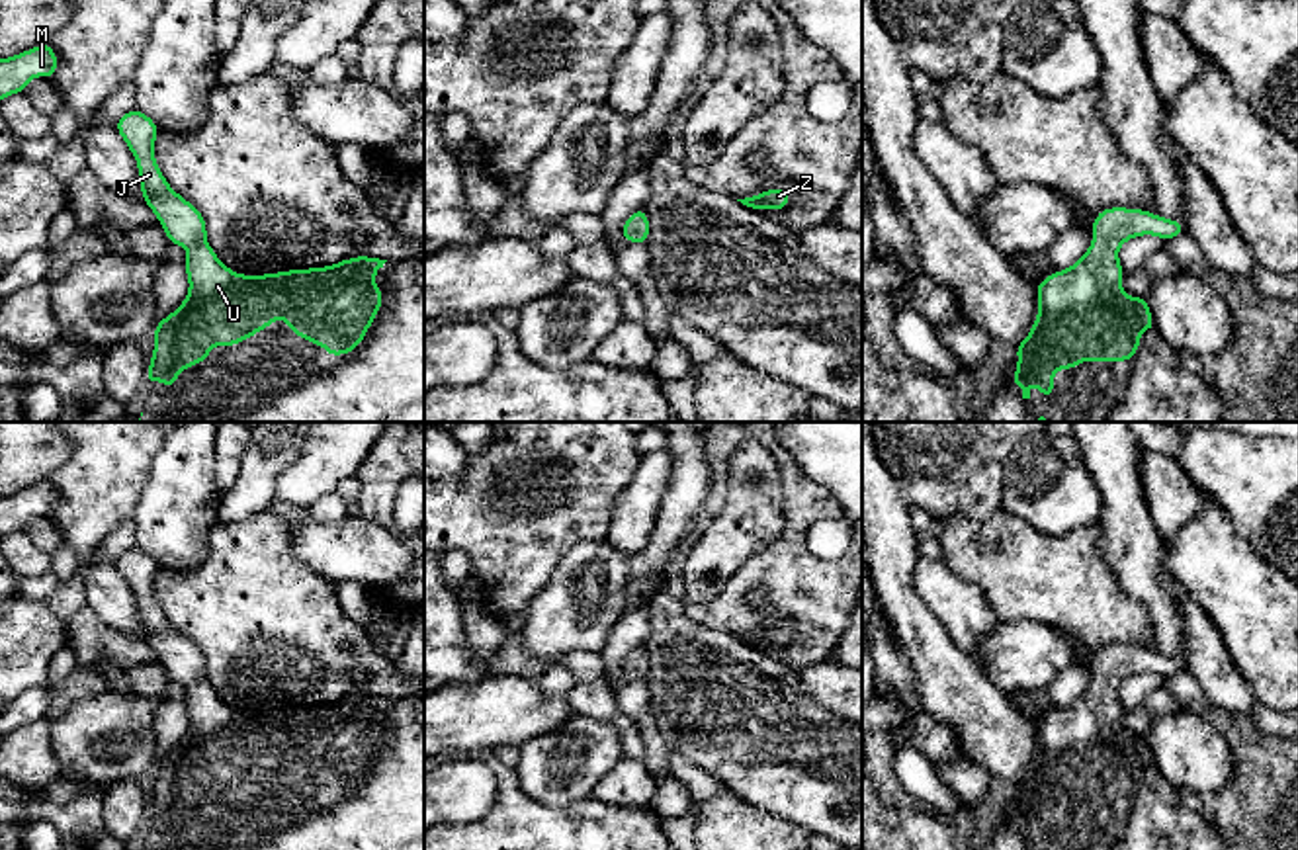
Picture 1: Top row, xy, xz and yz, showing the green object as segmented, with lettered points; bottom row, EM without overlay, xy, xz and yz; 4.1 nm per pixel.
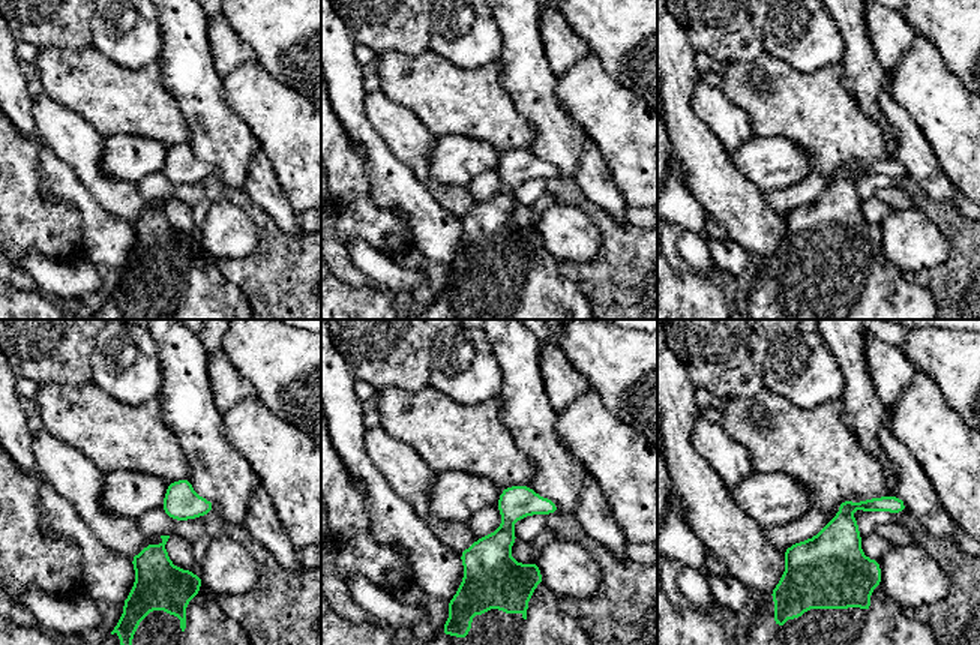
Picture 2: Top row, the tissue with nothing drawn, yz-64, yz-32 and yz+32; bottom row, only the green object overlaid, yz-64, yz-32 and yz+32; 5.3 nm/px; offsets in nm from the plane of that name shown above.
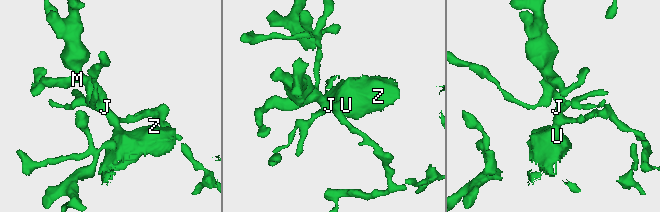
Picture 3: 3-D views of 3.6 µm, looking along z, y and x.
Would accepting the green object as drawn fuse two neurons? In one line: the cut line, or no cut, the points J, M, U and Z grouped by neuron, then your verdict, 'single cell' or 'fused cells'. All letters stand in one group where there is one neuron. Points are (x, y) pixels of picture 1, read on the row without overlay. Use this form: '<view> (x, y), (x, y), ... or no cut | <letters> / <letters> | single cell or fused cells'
no cut | J M U Z | single cell

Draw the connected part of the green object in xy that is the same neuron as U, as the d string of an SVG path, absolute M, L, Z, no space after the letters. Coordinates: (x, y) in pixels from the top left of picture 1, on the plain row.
M137 545L115 559L139 604L139 625L145 641L160 659L168 680L188 688L184 700L190 729L184 741L154 764L154 789L147 805L147 823L178 821L180 807L192 807L195 799L209 797L211 784L238 784L242 776L254 776L276 756L283 756L297 776L309 776L313 784L324 784L330 795L348 793L368 774L375 760L375 748L383 744L383 729L375 725L375 709L387 698L356 694L326 705L287 707L264 713L242 713L227 705L205 678L207 660L197 645L176 631L154 598L156 561Z

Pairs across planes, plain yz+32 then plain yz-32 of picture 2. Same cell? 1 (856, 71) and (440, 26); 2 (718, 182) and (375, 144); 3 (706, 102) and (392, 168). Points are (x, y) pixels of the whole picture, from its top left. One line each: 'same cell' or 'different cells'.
1: different cells
2: same cell
3: different cells

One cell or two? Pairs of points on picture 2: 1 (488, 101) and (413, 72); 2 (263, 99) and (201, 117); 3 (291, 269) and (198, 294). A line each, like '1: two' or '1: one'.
1: one
2: two
3: two

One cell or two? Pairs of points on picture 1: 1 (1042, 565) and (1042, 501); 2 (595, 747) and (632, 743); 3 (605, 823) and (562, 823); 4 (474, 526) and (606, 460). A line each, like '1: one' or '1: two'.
1: two
2: two
3: one
4: one

